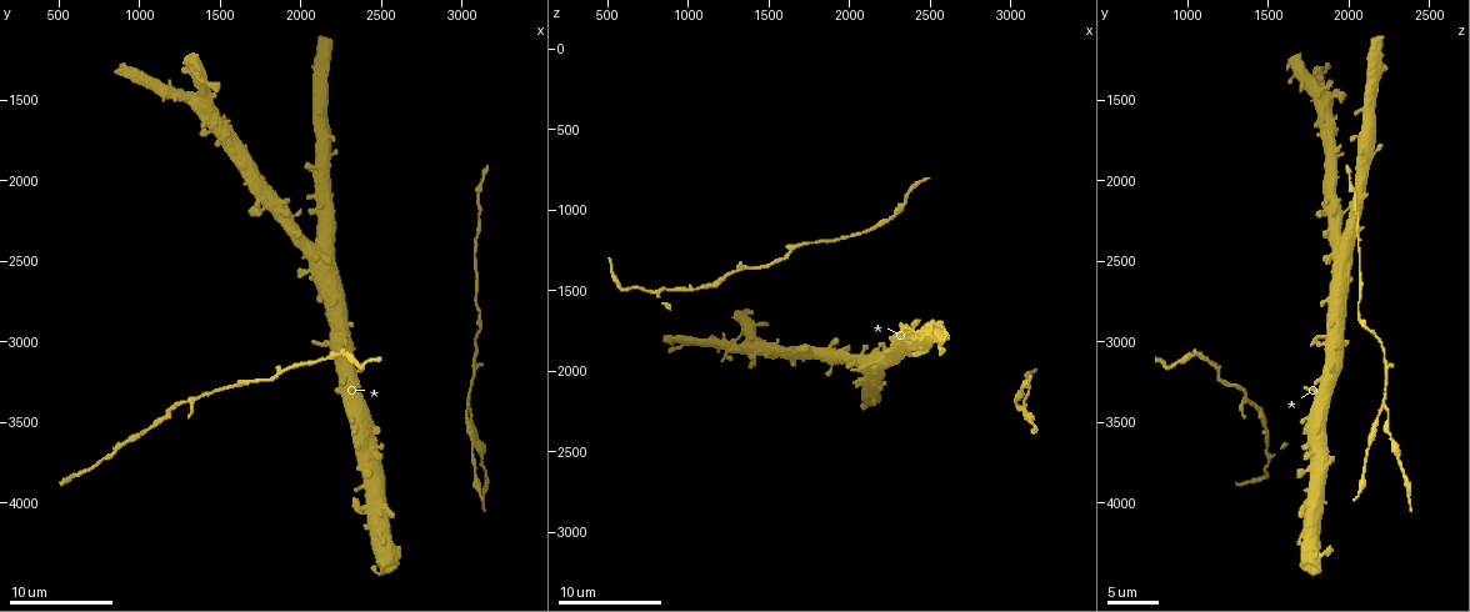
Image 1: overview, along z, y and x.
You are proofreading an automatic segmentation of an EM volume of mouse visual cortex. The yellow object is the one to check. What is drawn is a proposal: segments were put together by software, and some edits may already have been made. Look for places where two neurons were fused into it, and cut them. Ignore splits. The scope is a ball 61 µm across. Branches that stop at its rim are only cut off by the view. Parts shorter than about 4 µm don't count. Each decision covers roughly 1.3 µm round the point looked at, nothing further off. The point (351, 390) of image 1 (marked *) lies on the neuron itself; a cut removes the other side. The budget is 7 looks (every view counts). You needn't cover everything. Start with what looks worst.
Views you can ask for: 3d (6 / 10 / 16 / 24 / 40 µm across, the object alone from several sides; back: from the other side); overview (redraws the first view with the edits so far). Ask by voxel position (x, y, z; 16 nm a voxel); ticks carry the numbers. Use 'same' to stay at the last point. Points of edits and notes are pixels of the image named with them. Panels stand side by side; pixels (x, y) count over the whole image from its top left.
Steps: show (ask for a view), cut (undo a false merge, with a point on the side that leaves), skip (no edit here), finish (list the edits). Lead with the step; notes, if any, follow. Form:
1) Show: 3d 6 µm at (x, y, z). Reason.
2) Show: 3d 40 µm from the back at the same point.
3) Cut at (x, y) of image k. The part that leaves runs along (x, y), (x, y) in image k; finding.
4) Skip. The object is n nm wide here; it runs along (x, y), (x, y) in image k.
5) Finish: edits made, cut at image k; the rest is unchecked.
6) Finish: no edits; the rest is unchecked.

Show: 3d 10 µm at (3040, 3400, 2220). A fork.

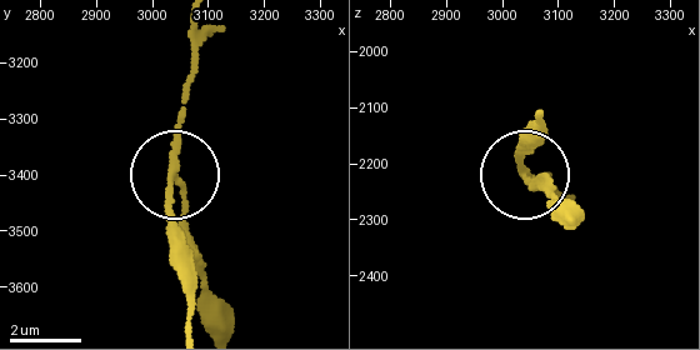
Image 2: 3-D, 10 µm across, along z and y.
Show: 3d 6 µm at the same point.

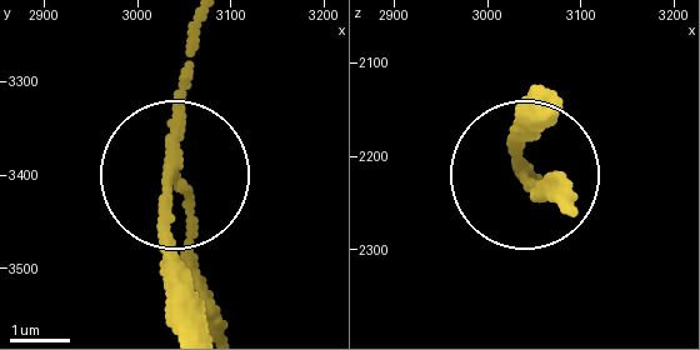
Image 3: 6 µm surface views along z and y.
Cut at (160, 234) of image 3. 3 arms meet here; the part that leaves runs along (171, 161), (185, 320) in image 3; two neurons meet here.

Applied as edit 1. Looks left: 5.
Show: overview. Redraw.

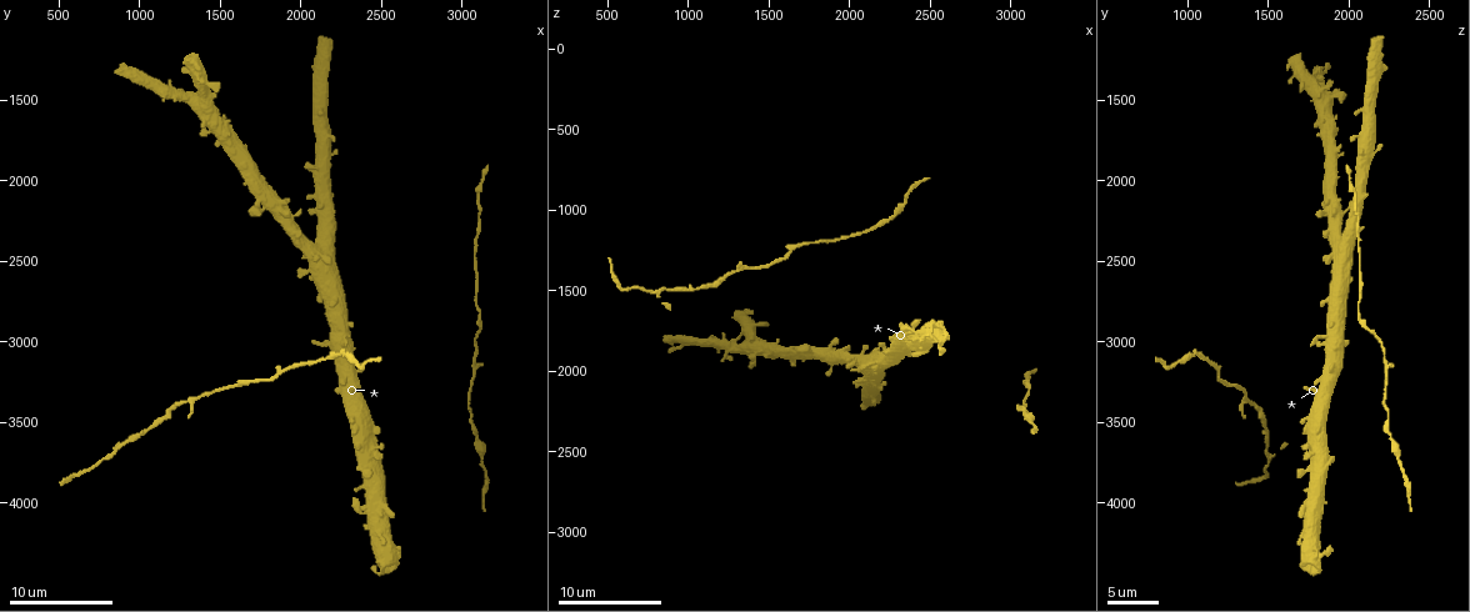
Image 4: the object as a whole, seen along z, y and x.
Show: 3d 10 µm at (2480, 3560, 1800).

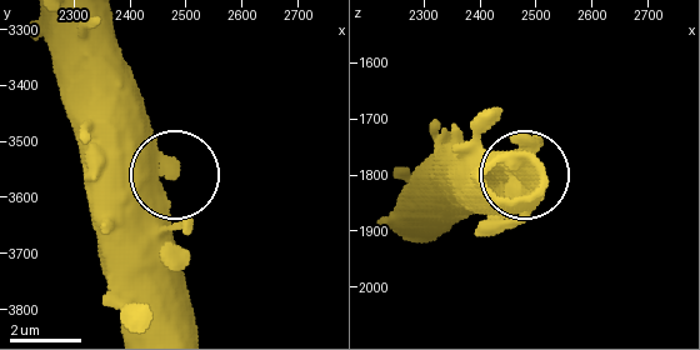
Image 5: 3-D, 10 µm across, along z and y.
Skip. One neuron here.

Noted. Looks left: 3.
Show: 3d 10 µm at (1900, 3160, 1200). Two arms at a narrow angle.

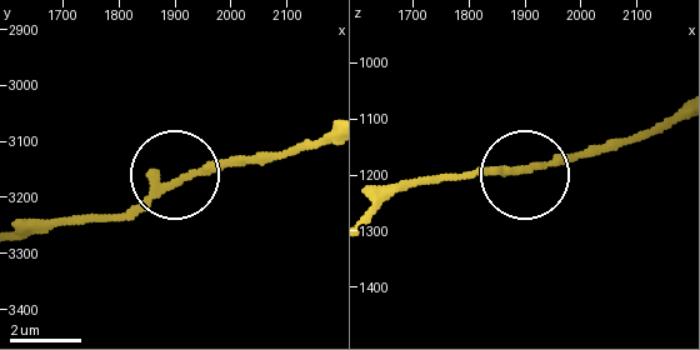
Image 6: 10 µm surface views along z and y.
Skip. The object is 190 nm wide here; continuous, no second neuron.

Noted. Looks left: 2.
Finish: edits made, cut at image 3; the rest is unchecked.

